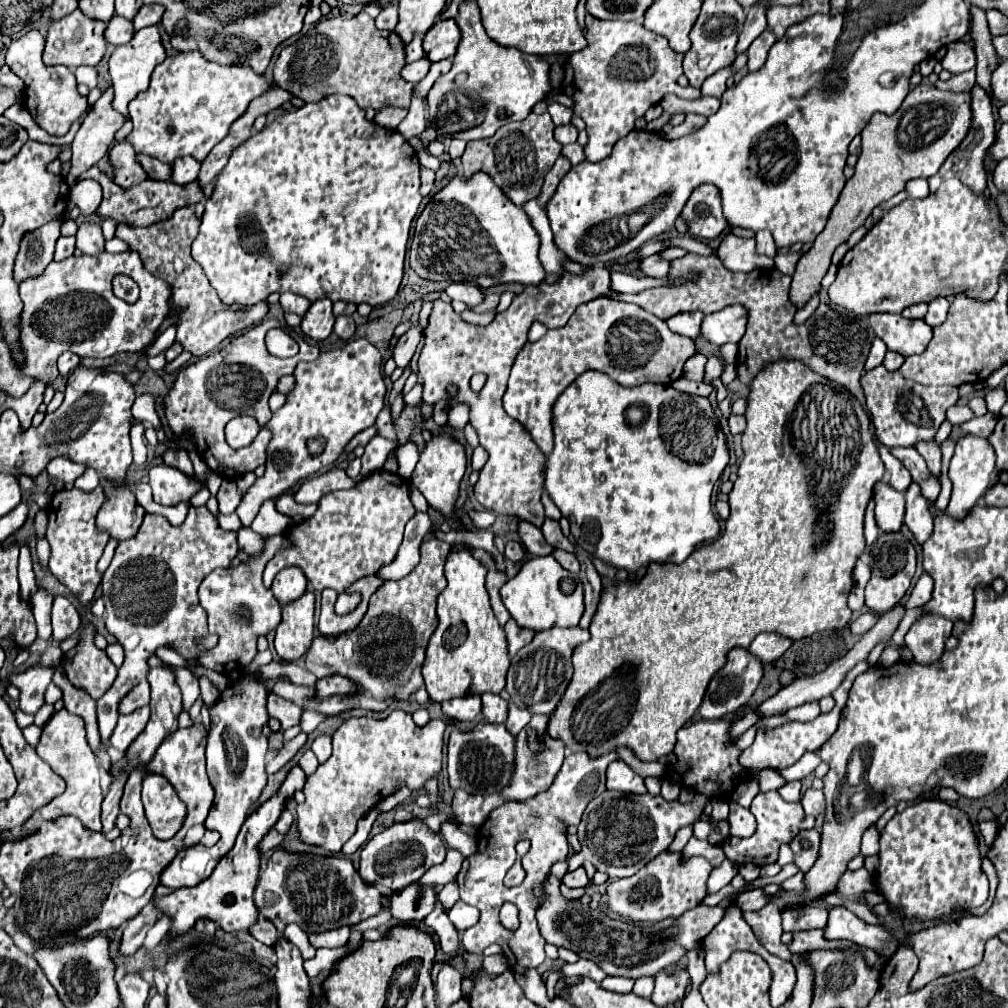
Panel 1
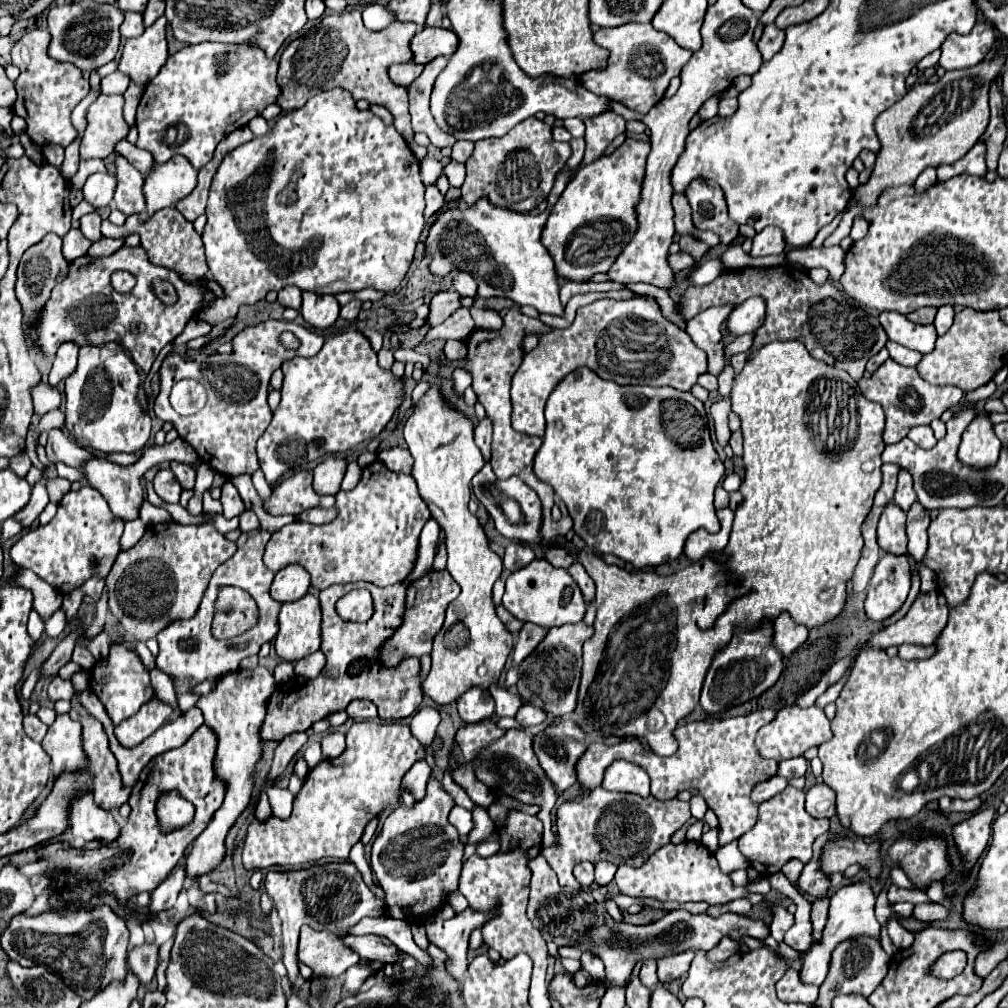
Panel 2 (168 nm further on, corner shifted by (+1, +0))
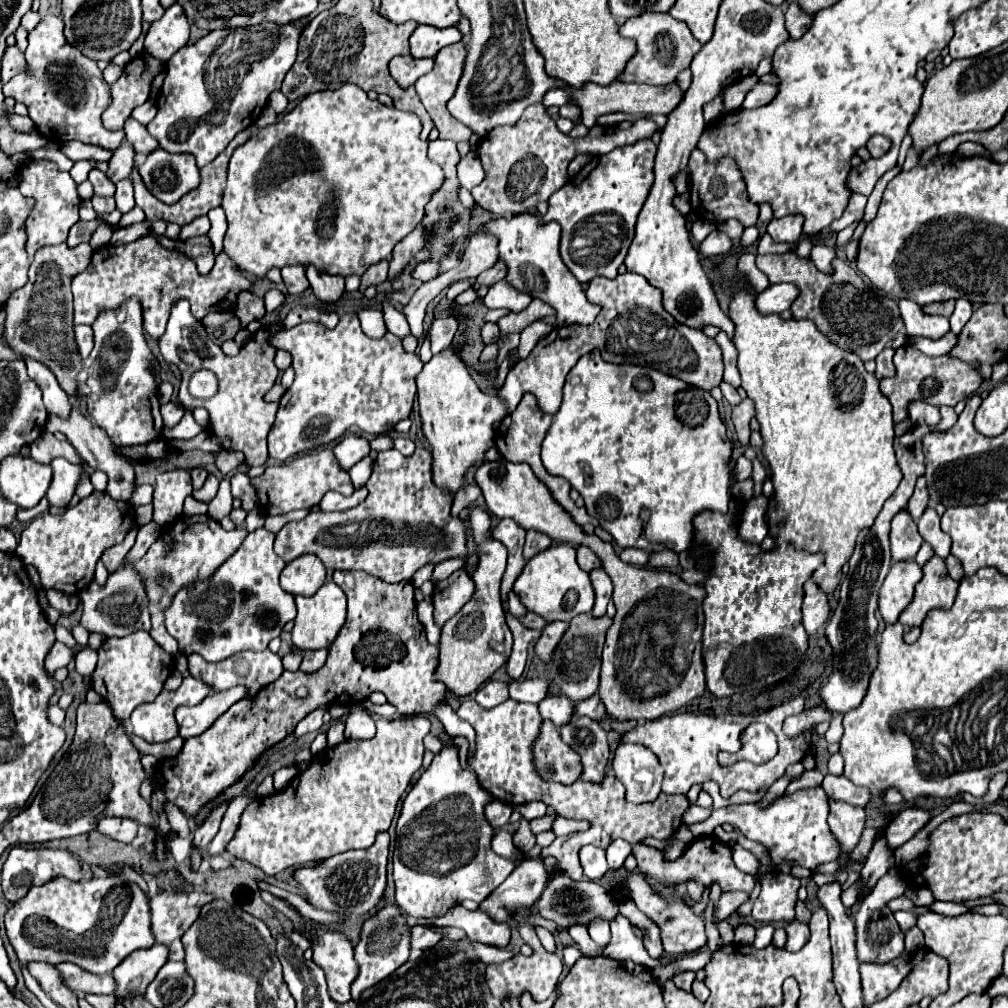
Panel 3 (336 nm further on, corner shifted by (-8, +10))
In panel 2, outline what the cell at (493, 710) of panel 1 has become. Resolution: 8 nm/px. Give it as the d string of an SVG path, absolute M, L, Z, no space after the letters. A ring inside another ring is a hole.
M493 684L489 688L489 692L495 700L495 714L497 716L515 716L517 710L523 706L523 700L519 698L519 694L513 694L507 688L501 688L501 686Z

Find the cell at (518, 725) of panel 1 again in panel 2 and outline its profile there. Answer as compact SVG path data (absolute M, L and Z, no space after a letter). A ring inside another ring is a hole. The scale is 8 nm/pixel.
M525 704L525 706L521 706L521 710L519 710L519 714L515 718L519 720L521 726L533 726L533 724L541 724L547 718L547 712L539 710L539 708L531 706L531 704Z

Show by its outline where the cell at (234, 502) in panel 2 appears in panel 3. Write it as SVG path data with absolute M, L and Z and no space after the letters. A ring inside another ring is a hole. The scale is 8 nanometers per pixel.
M236 472L230 478L230 482L232 482L232 496L242 502L242 508L246 512L250 512L252 508L256 508L256 490L252 488L250 476L242 474L242 472Z

